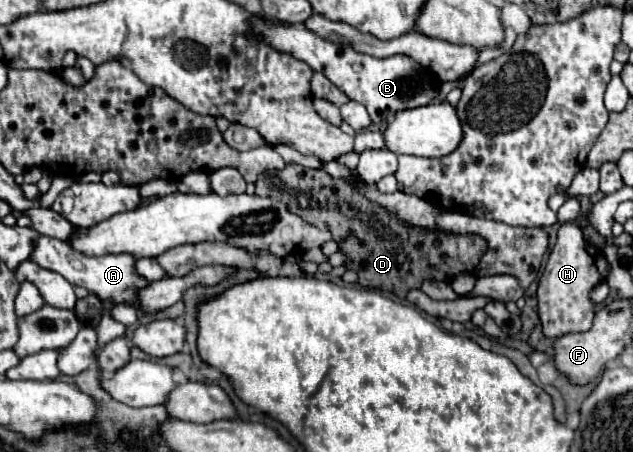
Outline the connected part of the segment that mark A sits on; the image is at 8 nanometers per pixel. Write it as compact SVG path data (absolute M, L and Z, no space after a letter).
M40 237L36 243L36 249L30 257L34 263L38 263L44 269L56 271L62 277L66 277L72 285L80 285L84 289L88 289L88 293L98 295L102 301L108 301L112 305L120 305L120 303L128 303L134 309L140 307L140 299L138 293L150 285L150 281L142 275L138 275L136 271L136 257L130 253L122 253L122 255L102 255L102 257L86 257L78 251L74 251L70 245L66 245L66 241L58 241L52 237Z

